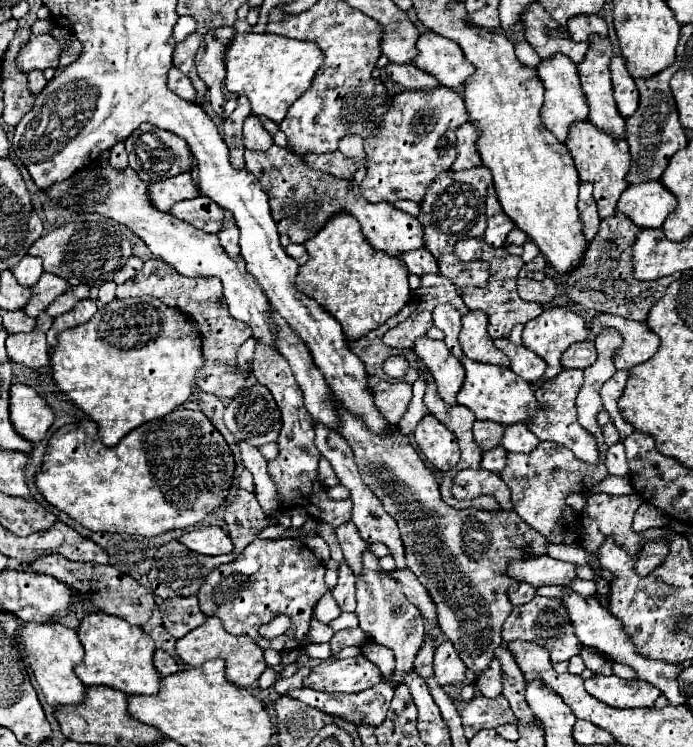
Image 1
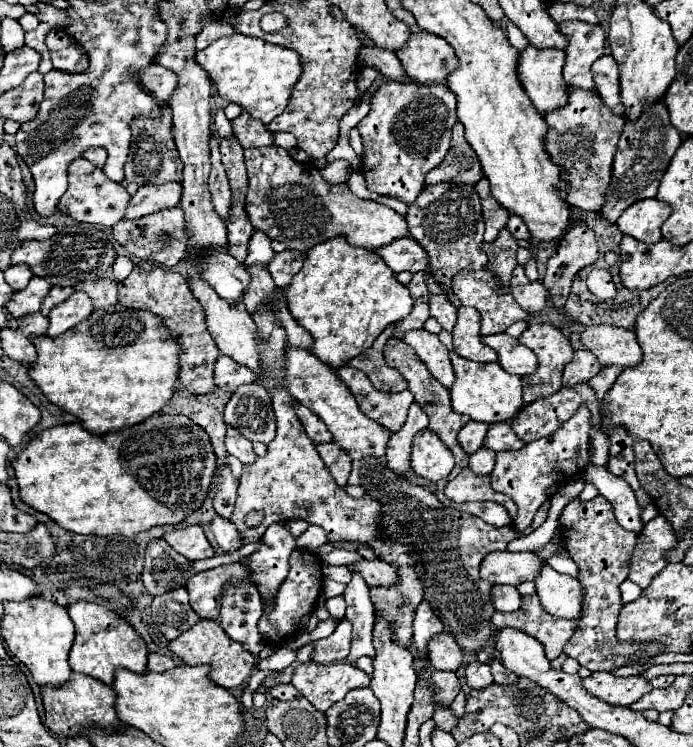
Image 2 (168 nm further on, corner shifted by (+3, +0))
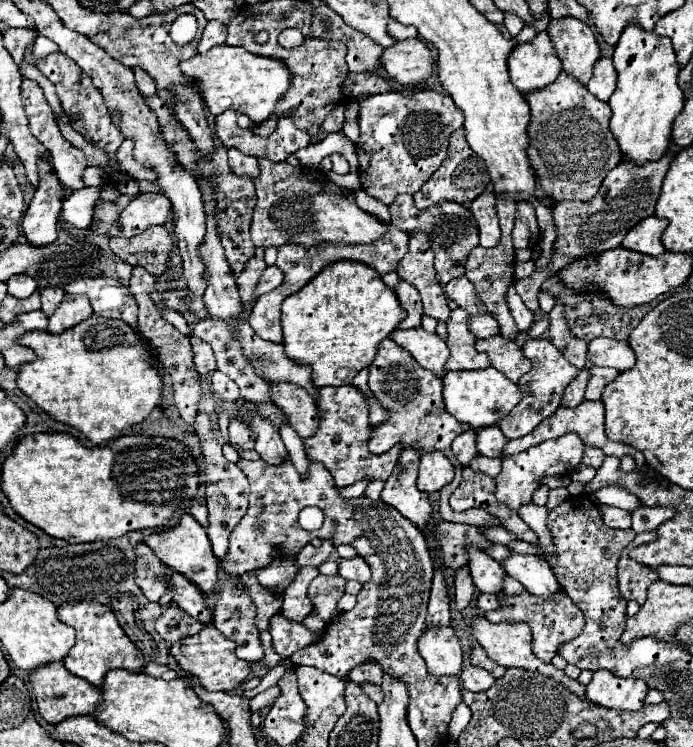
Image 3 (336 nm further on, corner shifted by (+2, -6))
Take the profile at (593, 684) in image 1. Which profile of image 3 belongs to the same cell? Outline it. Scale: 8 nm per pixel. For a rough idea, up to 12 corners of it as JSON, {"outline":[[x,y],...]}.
{"outline":[[594,672],[586,686],[592,704],[640,710],[646,682]]}

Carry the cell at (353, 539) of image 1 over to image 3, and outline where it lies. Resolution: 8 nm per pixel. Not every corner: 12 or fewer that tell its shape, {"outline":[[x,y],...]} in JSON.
{"outline":[[366,662],[350,672],[352,682],[382,684],[382,670],[376,662]]}

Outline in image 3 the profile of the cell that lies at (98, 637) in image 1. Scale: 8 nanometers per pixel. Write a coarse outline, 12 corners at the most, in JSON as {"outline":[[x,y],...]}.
{"outline":[[58,606],[76,630],[64,668],[94,686],[112,668],[142,672],[142,652],[108,606]]}

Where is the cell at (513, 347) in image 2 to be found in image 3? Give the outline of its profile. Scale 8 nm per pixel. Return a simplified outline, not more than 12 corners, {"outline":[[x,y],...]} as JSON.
{"outline":[[502,336],[476,340],[476,350],[512,382],[530,370],[518,344]]}

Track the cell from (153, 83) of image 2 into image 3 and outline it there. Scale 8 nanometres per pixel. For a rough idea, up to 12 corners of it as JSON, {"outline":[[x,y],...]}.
{"outline":[[140,66],[136,86],[144,96],[156,94],[156,82]]}

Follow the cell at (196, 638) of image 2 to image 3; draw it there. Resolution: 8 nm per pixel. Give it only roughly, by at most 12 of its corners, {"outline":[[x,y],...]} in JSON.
{"outline":[[214,626],[170,654],[206,690],[228,692],[250,674]]}

